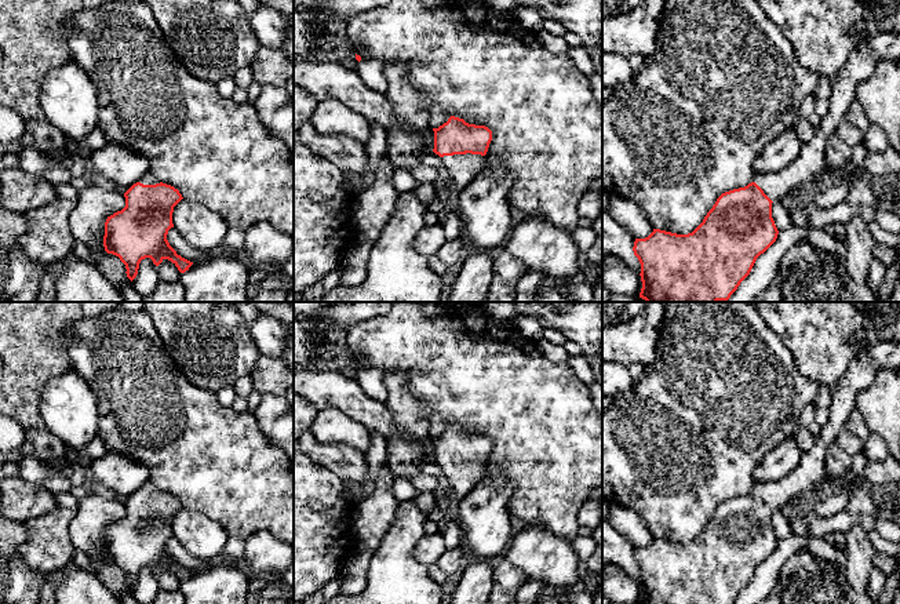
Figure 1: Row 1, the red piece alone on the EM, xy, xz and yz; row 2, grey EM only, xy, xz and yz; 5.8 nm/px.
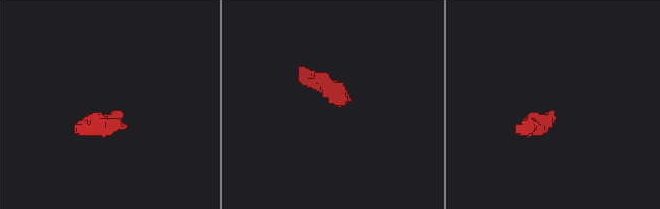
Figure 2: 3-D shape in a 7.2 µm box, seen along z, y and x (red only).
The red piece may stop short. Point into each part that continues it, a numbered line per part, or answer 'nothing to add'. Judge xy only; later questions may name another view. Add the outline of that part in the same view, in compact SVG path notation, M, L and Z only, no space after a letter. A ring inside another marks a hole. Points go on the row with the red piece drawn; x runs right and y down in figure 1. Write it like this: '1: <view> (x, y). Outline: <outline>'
1: xy (146, 179). Outline: M146 174L143 175L141 179L139 179L141 183L143 185L156 185L156 183L160 183L160 181L157 181L154 177L152 177L150 174Z

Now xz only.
1: xz (461, 168). Outline: M466 153L444 156L441 159L444 163L444 175L451 181L453 196L464 190L485 165L485 157L481 154Z

